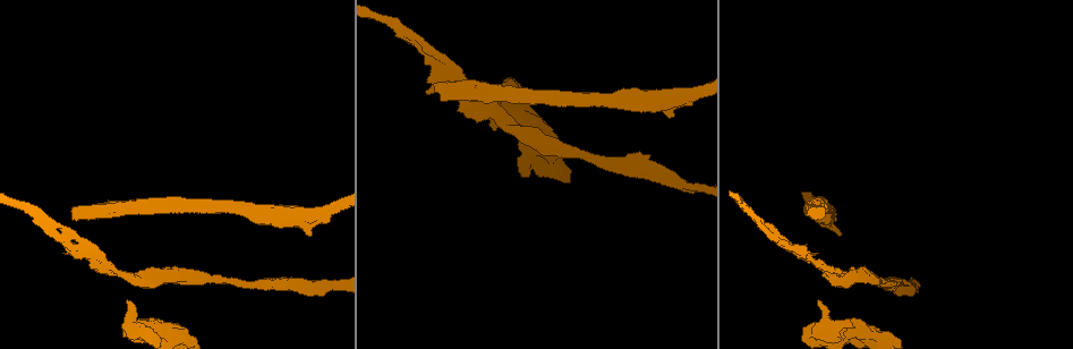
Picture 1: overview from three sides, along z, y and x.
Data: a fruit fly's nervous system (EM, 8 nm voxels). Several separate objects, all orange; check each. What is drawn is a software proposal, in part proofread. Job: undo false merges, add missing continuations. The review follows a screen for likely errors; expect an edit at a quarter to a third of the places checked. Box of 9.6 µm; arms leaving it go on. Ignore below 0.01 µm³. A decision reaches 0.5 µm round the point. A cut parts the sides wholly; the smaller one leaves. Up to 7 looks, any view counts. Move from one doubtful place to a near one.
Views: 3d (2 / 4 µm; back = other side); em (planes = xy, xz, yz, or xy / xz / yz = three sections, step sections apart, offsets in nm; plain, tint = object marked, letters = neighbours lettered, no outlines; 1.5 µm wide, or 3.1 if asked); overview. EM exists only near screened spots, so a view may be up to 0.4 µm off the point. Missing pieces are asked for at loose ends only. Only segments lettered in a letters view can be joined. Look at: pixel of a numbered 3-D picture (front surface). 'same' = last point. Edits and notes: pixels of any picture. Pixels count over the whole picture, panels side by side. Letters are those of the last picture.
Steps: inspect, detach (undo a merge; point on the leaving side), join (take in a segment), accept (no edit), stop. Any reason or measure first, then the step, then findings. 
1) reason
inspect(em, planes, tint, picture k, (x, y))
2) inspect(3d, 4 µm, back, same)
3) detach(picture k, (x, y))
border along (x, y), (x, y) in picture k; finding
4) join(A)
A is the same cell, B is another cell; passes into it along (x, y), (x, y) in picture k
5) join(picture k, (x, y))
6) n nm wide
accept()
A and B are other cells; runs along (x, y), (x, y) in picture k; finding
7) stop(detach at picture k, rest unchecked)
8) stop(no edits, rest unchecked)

an open end
inspect(3d, 2 µm, picture 1, (817, 303))

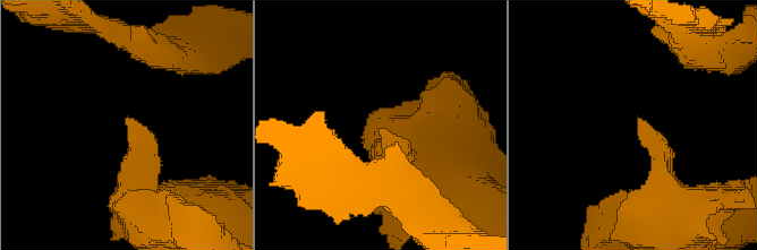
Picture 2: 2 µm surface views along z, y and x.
inspect(em, planes, letters, picture 2, (126, 119))

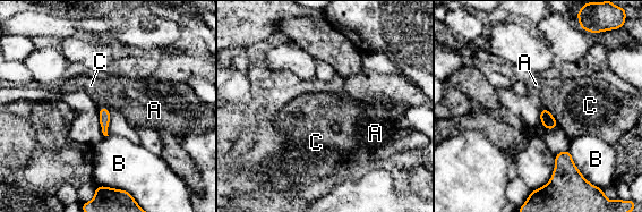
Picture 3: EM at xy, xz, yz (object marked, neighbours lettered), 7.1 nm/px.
B touches over 260 nm
accept()
A, B and C are other cells; none of them fits

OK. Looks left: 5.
sudden change in width
inspect(3d, 4 µm, picture 1, (874, 277))

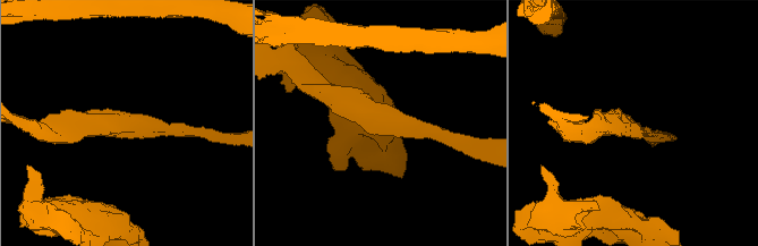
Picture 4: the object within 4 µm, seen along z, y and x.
arms of 160, 380 nm; need the tissue
inspect(em, planes, letters, picture 4, (632, 127))

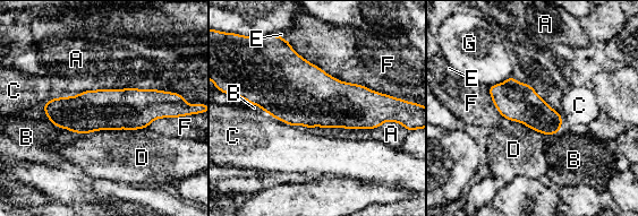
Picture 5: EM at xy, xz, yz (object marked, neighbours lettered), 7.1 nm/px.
280 nm wide
accept()
A, B, C, D, E, F and G are other cells; runs along (159, 103), (141, 108), (45, 108) in picture 5; all the same neuron

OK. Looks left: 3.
branch stops here
inspect(em, planes, tint, picture 1, (671, 115))

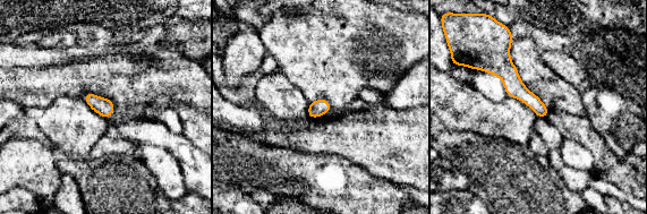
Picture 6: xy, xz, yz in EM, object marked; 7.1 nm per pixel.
inspect(em, planes, letters, same)

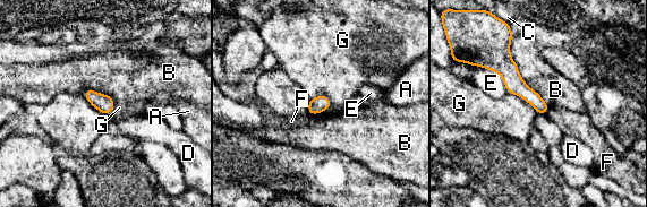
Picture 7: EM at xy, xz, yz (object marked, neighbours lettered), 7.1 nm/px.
accept()
A, B, C, D, E, F and G are other cells; border along (512, 36), (520, 77), (548, 106) in picture 7; none of them fits

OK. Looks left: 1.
stop(no edits, rest unchecked)

